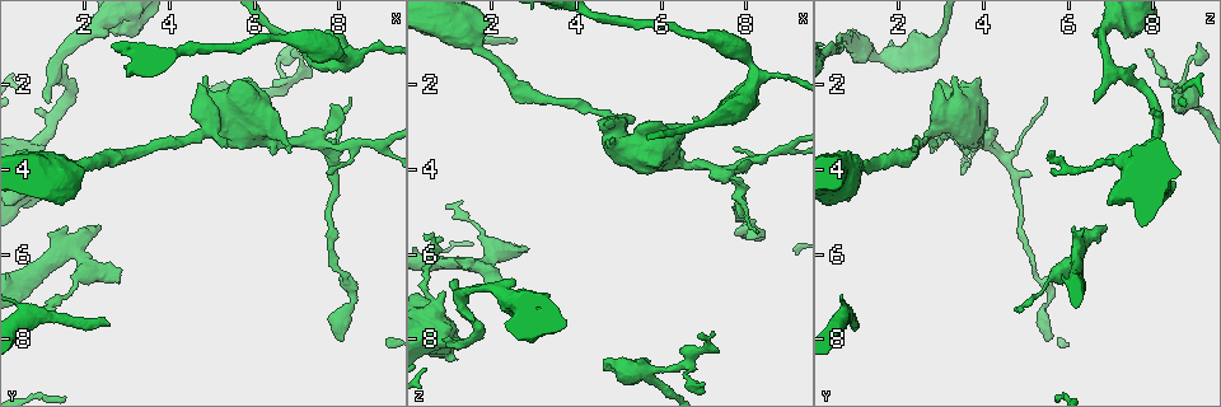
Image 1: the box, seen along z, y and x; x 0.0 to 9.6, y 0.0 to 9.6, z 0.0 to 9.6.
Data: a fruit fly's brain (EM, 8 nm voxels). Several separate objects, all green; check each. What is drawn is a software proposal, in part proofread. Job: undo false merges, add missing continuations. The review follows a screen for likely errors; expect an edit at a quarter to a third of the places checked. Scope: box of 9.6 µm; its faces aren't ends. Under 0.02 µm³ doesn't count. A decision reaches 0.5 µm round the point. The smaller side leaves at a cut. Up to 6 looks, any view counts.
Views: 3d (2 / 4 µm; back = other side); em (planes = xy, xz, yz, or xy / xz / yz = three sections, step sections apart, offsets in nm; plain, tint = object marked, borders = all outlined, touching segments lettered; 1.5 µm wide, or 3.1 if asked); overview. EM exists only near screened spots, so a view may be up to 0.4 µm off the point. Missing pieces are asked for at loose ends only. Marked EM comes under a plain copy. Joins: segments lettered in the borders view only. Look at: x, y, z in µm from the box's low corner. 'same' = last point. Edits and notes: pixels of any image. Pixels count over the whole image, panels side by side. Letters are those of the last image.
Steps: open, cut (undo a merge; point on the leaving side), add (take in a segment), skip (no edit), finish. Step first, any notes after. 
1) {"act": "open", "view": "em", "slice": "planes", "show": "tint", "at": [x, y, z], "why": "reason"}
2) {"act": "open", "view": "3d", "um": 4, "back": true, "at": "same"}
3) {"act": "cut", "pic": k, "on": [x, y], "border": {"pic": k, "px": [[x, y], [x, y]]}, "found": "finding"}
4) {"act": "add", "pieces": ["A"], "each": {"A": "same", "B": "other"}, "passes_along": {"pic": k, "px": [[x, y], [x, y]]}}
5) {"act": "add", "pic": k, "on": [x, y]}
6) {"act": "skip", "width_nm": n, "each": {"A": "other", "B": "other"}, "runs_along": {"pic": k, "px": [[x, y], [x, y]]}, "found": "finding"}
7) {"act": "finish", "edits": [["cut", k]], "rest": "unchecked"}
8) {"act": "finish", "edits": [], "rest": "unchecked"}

{"act": "open", "view": "3d", "um": 2, "at": [0.90, 7.25, 4.95], "why": "thin end"}

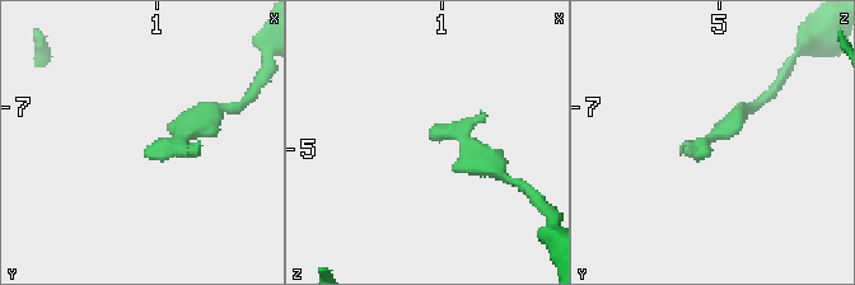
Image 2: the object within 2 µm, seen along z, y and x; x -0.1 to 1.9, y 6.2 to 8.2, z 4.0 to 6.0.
{"act": "open", "view": "em", "slice": "xz", "step": 8, "show": "tint", "at": [0.94, 7.28, 4.92], "why": "shape alone is not enough"}

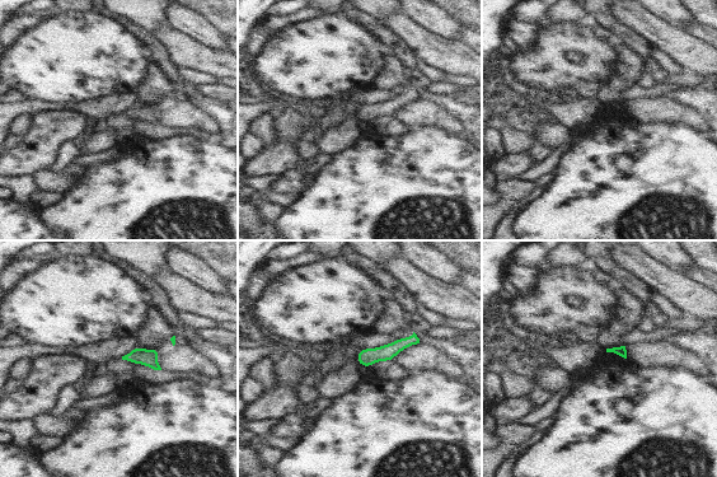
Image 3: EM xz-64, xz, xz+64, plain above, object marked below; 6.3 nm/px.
{"act": "open", "view": "em", "slice": "xz", "step": 8, "show": "borders", "at": "same"}

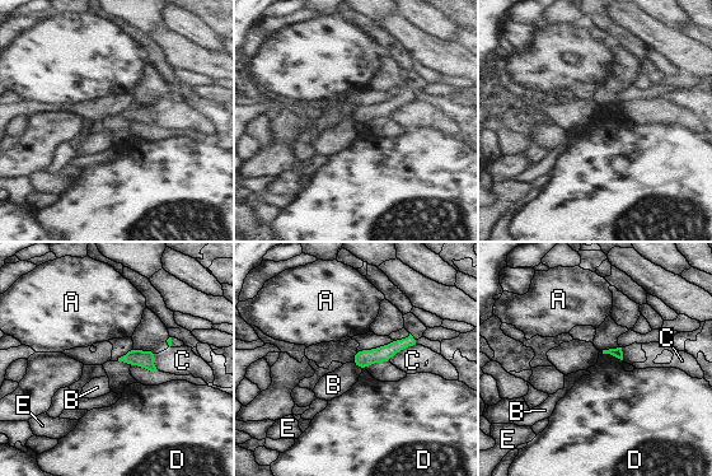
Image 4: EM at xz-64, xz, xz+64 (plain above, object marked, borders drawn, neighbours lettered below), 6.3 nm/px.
{"act": "skip", "each": {"A": "other", "B": "other", "C": "other", "D": "other", "E": "other"}, "border": {"pic": 4, "px": [[352, 362], [361, 369]]}, "found": "no lettered segment goes on from it"}

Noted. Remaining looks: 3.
{"act": "open", "view": "em", "slice": "yz", "step": 8, "show": "tint", "at": [2.85, 6.70, 6.00], "why": "free end"}

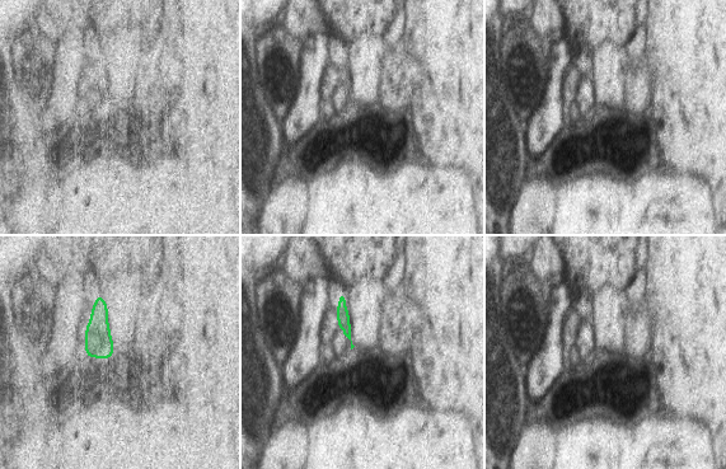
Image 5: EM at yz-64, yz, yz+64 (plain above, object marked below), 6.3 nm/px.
{"act": "open", "view": "em", "slice": "planes", "show": "borders", "at": "same", "why": "cut it another way"}

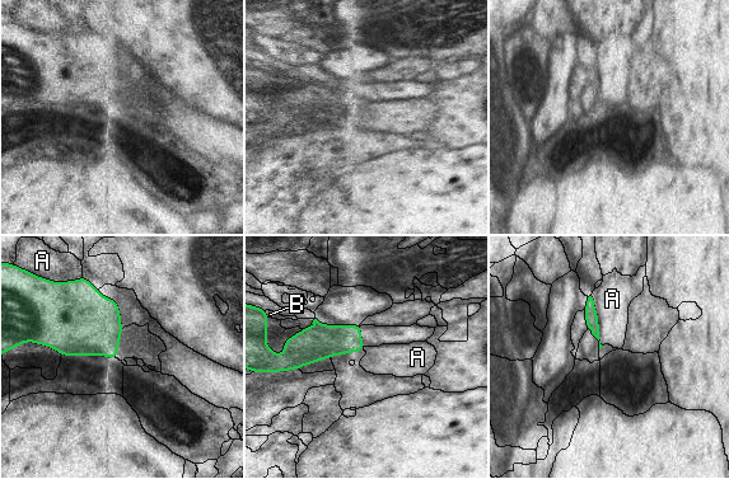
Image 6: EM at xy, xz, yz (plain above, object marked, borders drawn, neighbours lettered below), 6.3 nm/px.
{"act": "skip", "longest_contact_nm": ["A", 320], "each": {"A": "other", "B": "other"}, "border": {"pic": 6, "px": [[590, 296], [602, 346]]}, "found": "none of them fits"}

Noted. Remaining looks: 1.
{"act": "open", "view": "em", "slice": "planes", "show": "borders", "at": [0.60, 7.50, 0.65], "why": "sharp bend"}

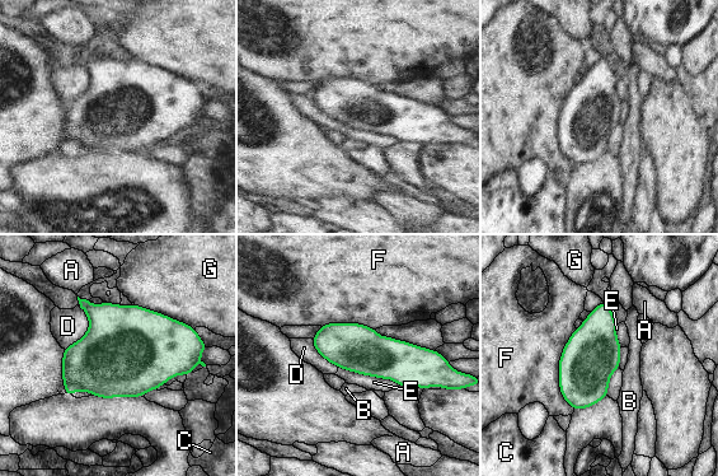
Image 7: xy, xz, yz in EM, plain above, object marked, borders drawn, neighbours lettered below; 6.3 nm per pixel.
{"act": "skip", "each": {"A": "other", "B": "other", "C": "other", "D": "other", "E": "other", "F": "other", "G": "other"}, "border": {"pic": 7, "px": [[576, 328], [558, 367], [573, 410]]}, "found": "one neuron here"}

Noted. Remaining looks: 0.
{"act": "finish", "edits": [], "rest": "unchecked"}

